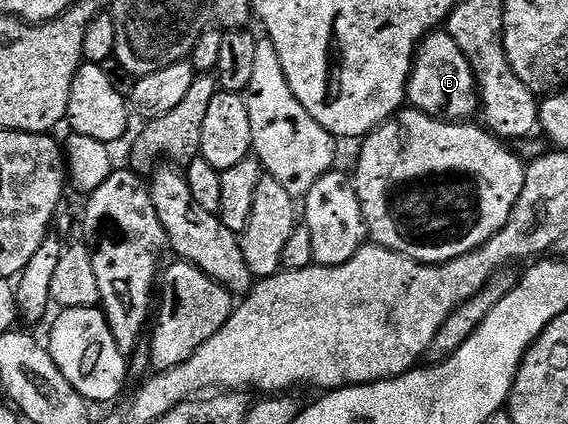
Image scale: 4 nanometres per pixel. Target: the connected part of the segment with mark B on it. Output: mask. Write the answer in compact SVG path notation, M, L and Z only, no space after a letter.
M436 29L420 42L411 68L411 79L407 82L407 102L424 114L444 120L471 120L474 114L480 113L481 87L475 69L446 29Z

